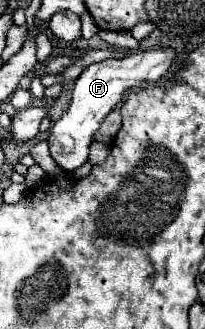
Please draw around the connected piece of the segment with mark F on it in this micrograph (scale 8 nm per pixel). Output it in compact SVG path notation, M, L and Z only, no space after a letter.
M160 47L160 49L138 51L126 59L106 59L106 61L90 65L78 77L74 85L72 103L68 111L50 129L48 145L50 145L50 155L56 161L56 165L66 173L72 173L80 165L84 165L88 159L88 147L94 141L94 133L98 131L98 125L120 103L124 91L132 87L140 87L140 83L160 81L172 69L174 57L176 53L172 49Z

